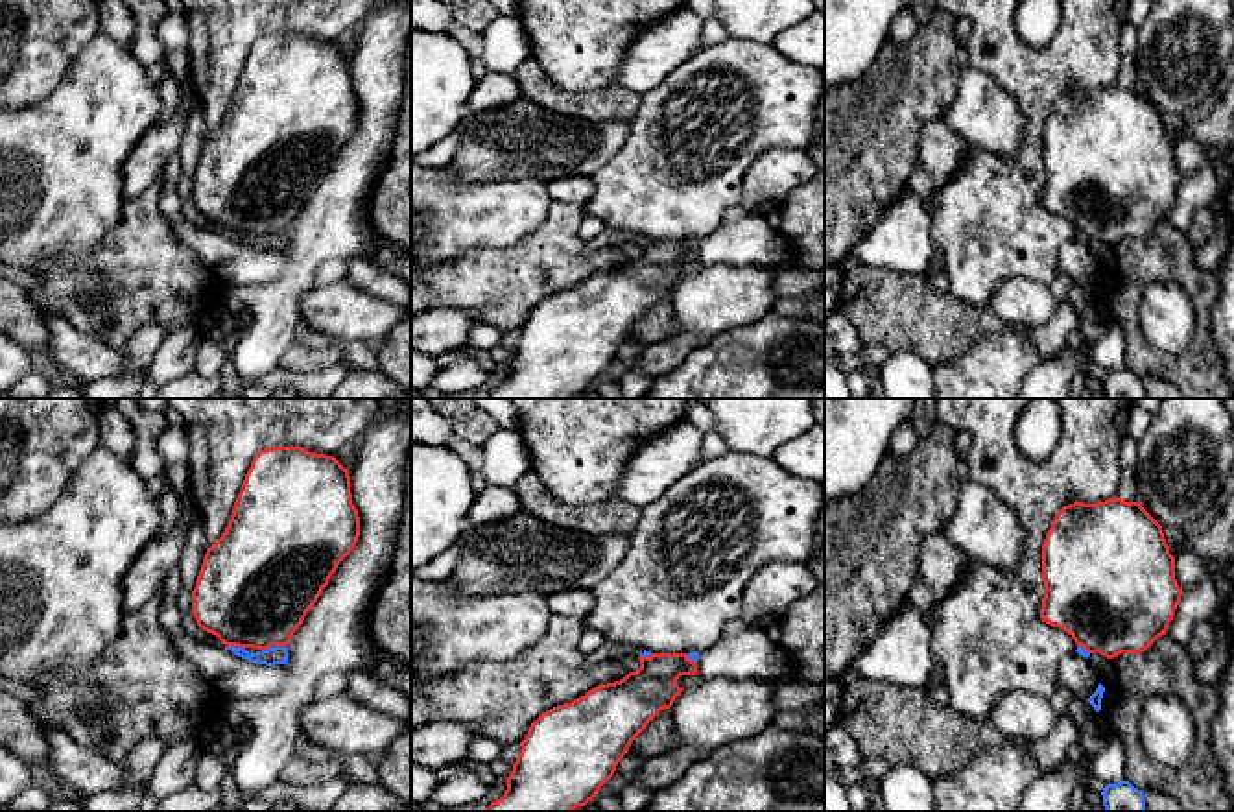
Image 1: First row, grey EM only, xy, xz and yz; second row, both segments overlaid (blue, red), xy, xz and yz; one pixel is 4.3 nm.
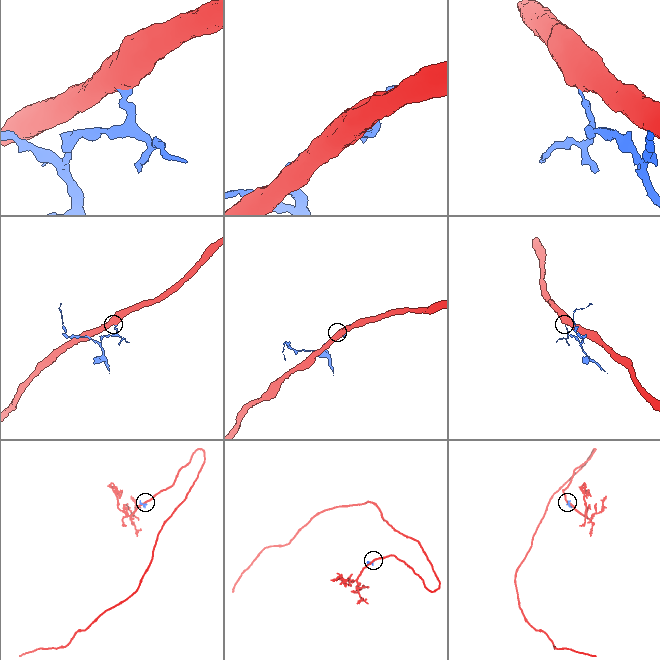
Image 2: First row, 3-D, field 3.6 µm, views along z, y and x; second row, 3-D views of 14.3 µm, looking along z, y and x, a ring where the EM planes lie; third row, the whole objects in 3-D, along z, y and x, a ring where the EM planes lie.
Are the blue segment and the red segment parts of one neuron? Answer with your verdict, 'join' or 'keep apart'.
keep apart

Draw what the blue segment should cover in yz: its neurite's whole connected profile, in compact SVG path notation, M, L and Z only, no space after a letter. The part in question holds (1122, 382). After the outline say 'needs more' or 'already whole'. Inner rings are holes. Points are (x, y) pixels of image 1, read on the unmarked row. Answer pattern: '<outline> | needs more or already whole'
M1129 367L1107 371L1101 382L1107 399L1145 399L1144 378Z | already whole

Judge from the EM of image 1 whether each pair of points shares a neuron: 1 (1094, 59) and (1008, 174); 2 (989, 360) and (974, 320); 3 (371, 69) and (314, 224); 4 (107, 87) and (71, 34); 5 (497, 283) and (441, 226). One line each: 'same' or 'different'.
1: same
2: different
3: same
4: different
5: different

